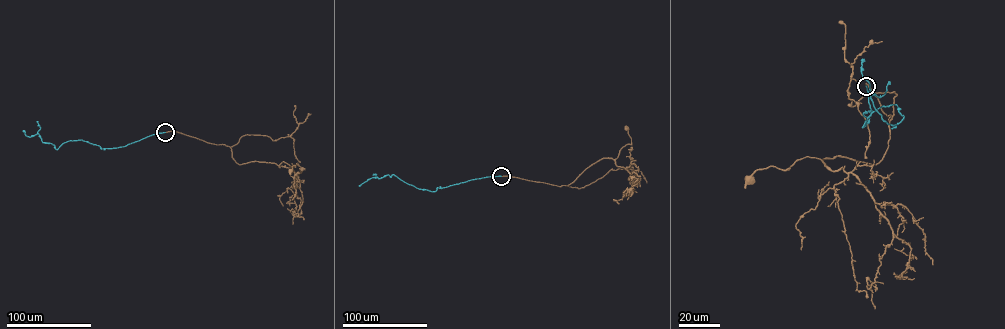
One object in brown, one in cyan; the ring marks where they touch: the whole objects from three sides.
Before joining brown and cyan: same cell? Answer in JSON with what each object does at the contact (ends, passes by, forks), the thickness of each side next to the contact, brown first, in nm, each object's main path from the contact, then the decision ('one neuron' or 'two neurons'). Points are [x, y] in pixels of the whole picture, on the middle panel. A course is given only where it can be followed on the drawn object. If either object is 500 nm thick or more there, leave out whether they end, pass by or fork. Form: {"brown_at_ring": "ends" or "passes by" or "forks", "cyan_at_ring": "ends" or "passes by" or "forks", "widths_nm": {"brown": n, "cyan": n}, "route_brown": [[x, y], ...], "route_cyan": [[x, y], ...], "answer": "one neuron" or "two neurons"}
{"brown_at_ring": "ends", "cyan_at_ring": "ends", "widths_nm": {"brown": 120, "cyan": 180}, "route_brown": [[501, 176], [568, 186], [593, 164], [603, 158], [614, 160], [622, 148], [631, 144], [626, 128]], "route_cyan": [[501, 176], [471, 179], [437, 187], [433, 191], [417, 188], [393, 174], [373, 177], [359, 185]], "answer": "one neuron"}

